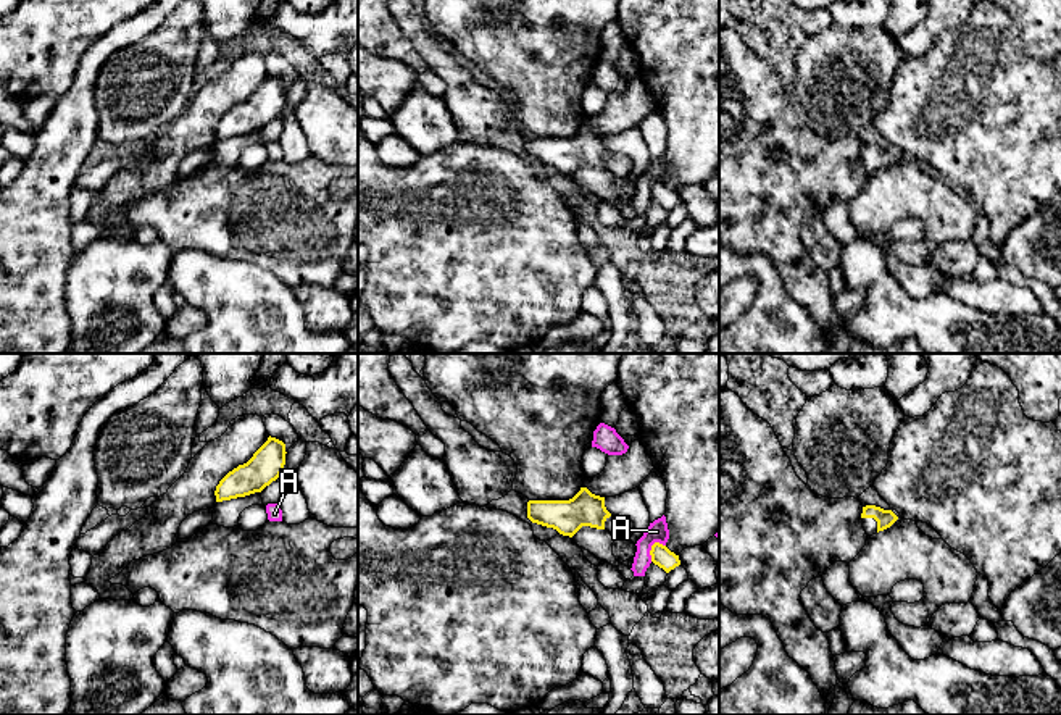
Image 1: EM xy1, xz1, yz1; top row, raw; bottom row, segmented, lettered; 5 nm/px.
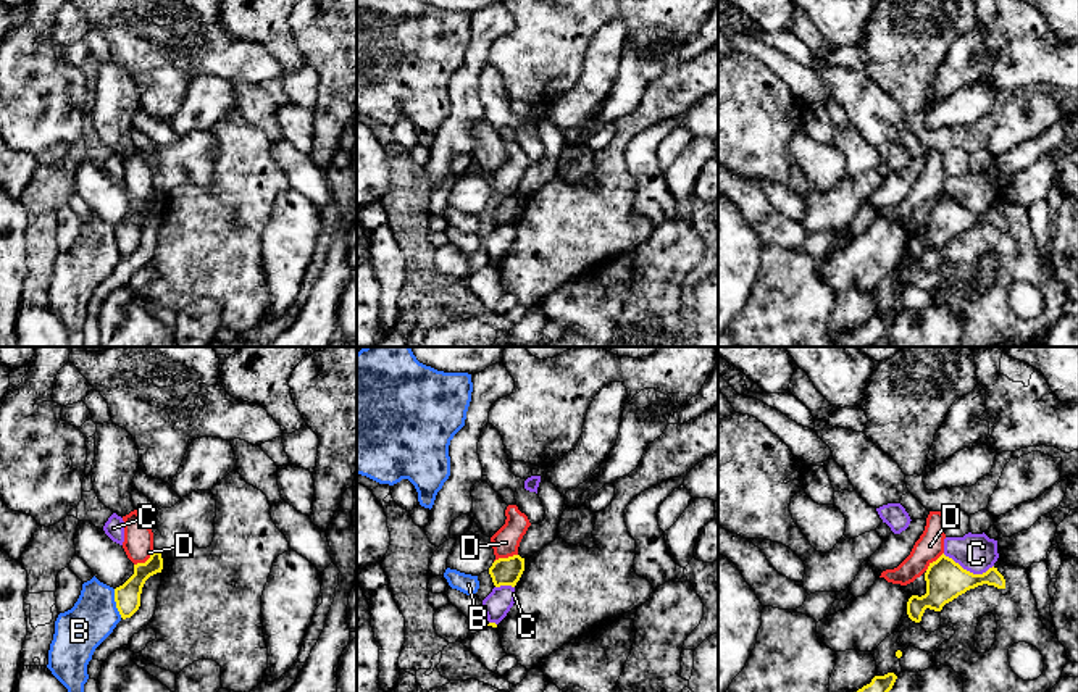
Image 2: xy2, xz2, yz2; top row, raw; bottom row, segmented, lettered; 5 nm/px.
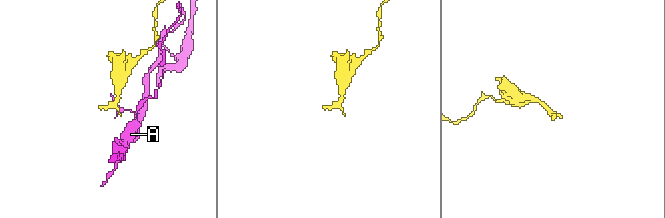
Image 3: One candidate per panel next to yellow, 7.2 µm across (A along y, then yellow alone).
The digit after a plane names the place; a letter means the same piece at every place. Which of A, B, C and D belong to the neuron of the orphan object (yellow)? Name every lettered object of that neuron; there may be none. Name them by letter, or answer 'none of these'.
none of these

